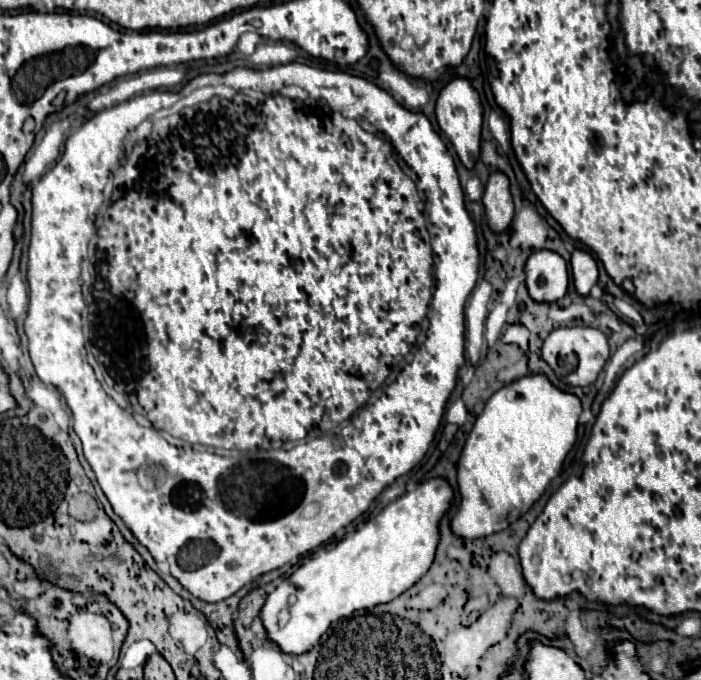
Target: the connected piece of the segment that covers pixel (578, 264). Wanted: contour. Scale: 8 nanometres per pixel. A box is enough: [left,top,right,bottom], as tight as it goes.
[572,249,598,295]

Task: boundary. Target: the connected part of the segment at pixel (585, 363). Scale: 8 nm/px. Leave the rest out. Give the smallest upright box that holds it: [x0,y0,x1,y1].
[542,325,610,387]

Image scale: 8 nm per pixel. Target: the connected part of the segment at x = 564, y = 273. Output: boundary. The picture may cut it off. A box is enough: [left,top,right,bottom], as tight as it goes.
[526,251,568,303]

